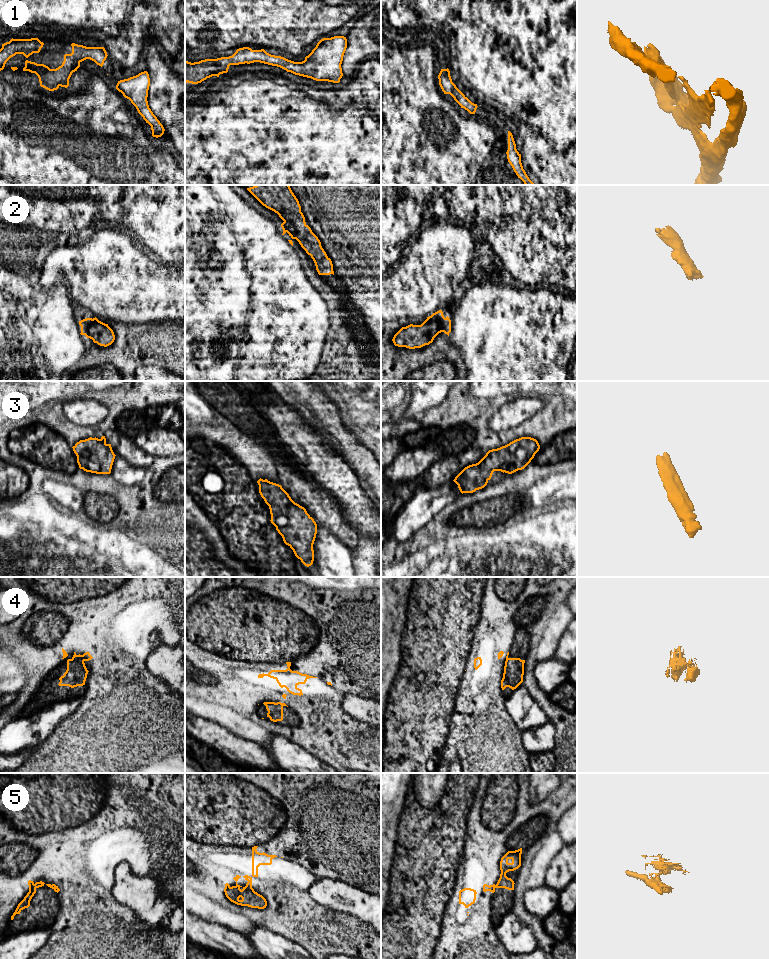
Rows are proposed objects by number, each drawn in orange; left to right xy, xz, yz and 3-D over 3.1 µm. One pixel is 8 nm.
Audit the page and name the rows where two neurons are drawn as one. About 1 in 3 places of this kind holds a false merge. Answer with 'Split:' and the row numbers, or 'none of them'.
Split: 4, 5

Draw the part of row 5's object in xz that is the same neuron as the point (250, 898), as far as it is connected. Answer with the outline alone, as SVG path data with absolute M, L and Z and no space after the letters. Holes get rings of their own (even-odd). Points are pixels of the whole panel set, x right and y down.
M232 886L226 891L226 897L233 903L251 908L264 909L267 906L266 899L252 889Z

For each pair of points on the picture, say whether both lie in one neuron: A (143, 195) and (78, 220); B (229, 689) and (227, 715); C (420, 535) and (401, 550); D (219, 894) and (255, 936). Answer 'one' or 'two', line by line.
A: one
B: two
C: one
D: two

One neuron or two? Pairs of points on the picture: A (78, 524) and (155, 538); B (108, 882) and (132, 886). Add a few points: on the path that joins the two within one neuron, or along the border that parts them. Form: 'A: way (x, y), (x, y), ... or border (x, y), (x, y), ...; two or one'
A: way (97, 543), (136, 543); one
B: border (123, 861), (116, 867), (115, 881), (110, 891); two

